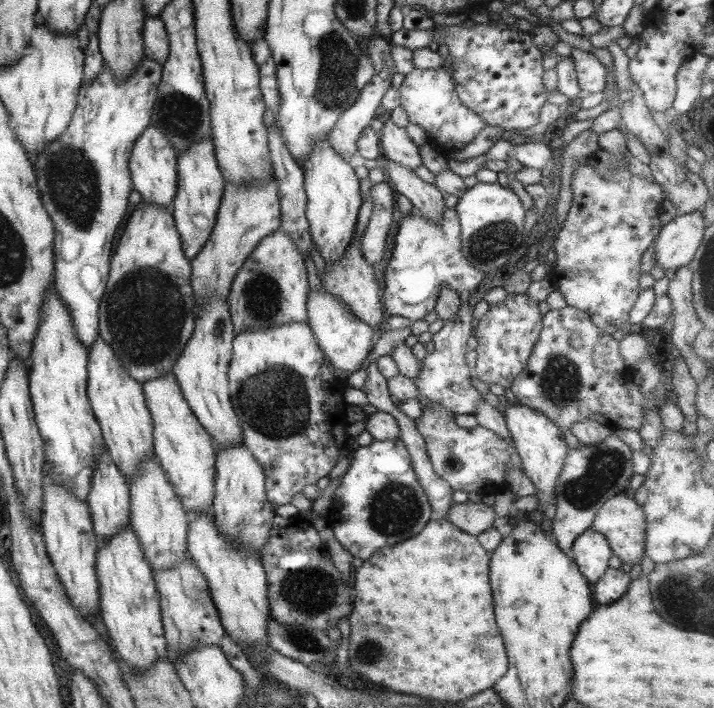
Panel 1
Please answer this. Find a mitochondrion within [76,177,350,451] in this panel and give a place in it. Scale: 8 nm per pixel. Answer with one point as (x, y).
(147, 285)

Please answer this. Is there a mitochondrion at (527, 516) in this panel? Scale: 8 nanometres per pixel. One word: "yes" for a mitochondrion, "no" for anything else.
no

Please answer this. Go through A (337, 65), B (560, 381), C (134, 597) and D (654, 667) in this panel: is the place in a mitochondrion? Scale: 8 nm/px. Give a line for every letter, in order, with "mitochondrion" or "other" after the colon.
A: mitochondrion
B: mitochondrion
C: other
D: other

